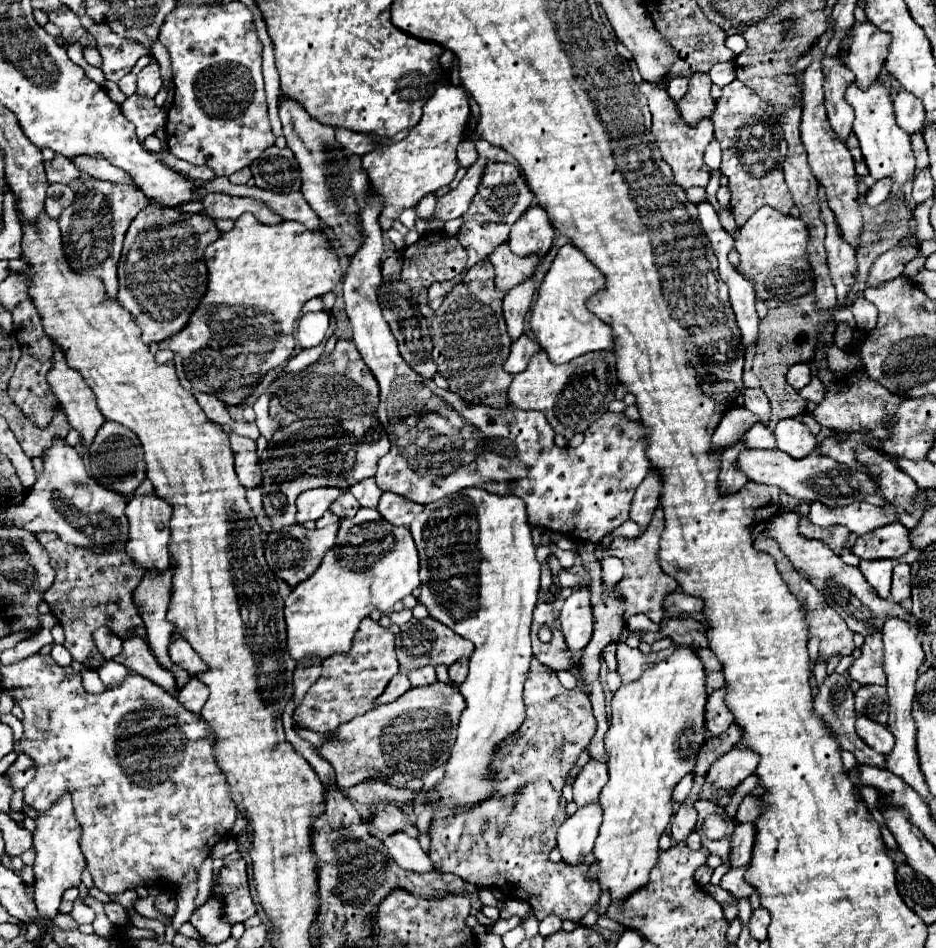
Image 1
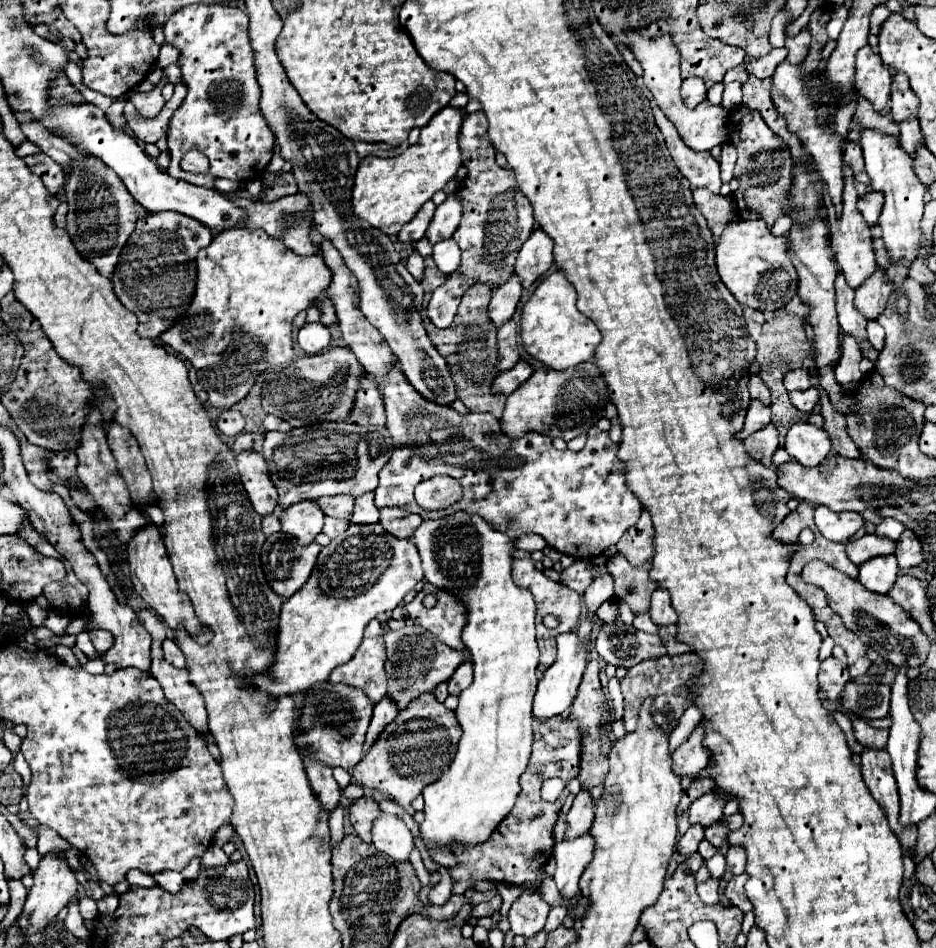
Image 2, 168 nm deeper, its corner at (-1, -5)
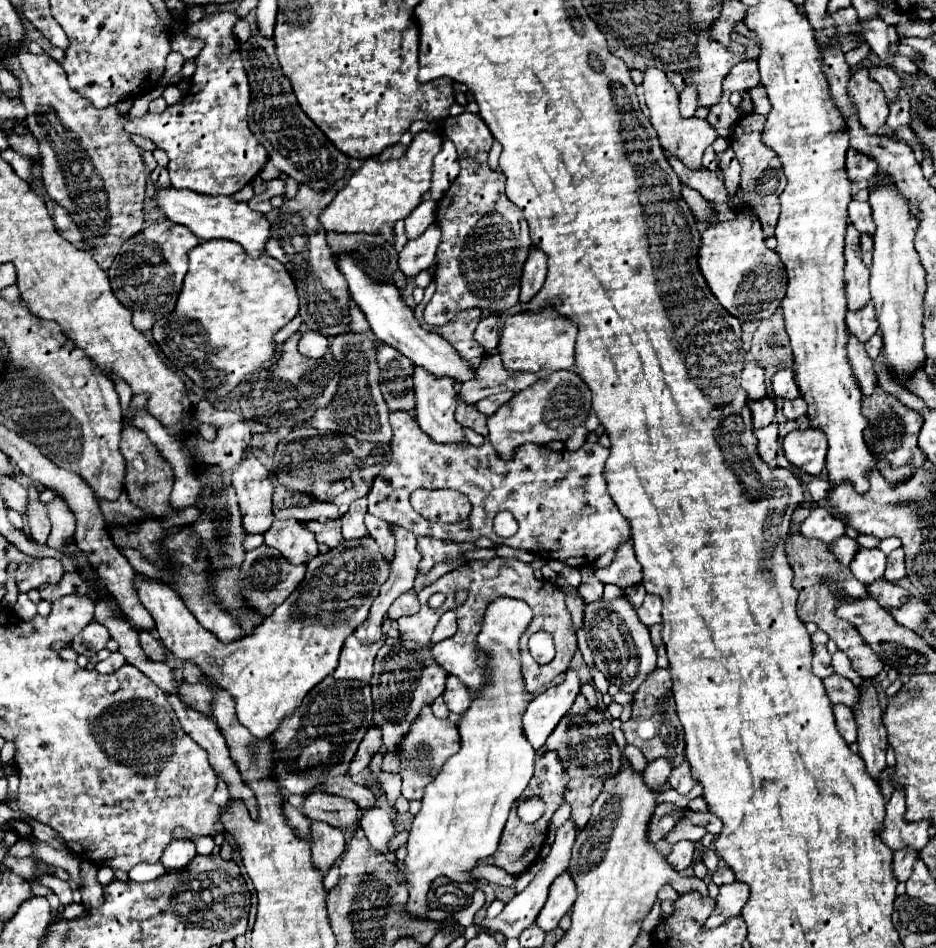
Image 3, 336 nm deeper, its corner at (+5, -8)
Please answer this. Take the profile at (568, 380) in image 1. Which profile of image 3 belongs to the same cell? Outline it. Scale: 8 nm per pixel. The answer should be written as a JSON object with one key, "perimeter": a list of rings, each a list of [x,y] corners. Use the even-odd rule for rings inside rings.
{"perimeter":[[[558,370],[552,372],[548,378],[538,380],[536,384],[520,390],[512,396],[508,404],[502,404],[490,418],[488,418],[488,438],[500,458],[510,458],[516,446],[526,442],[546,446],[552,440],[566,440],[572,432],[572,426],[584,426],[588,414],[592,410],[592,394],[590,388],[580,380],[576,372]]]}

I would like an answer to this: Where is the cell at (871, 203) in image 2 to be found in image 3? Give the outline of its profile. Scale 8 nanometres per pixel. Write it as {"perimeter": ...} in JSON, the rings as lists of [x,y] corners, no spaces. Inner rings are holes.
{"perimeter":[[[852,200],[848,206],[848,212],[850,212],[850,222],[858,228],[858,232],[874,234],[874,222],[872,222],[872,212],[868,202]]]}

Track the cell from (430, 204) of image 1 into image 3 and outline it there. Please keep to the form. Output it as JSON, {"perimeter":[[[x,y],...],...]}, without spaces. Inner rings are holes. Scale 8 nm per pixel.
{"perimeter":[[[428,200],[428,202],[422,202],[406,220],[406,238],[412,240],[412,238],[418,238],[420,232],[424,232],[432,222],[436,220],[436,202],[434,200]]]}

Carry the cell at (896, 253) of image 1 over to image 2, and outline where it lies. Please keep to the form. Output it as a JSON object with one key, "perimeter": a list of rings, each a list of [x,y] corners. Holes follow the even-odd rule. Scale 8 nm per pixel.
{"perimeter":[[[878,269],[870,279],[862,283],[862,287],[858,287],[854,307],[858,307],[858,311],[862,311],[868,321],[878,319],[878,315],[886,309],[890,293],[892,285],[884,283],[884,271]]]}

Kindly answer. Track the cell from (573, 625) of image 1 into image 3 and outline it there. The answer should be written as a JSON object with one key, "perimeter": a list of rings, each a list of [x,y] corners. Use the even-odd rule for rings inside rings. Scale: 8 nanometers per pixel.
{"perimeter":[[[568,668],[564,676],[566,678],[562,684],[550,686],[542,694],[538,694],[524,714],[524,734],[536,750],[544,746],[550,732],[558,726],[558,722],[572,708],[574,698],[578,696],[578,672],[574,668]]]}

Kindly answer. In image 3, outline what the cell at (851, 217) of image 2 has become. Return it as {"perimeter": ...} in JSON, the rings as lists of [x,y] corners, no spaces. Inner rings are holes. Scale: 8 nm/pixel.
{"perimeter":[[[848,224],[846,230],[846,246],[844,246],[846,266],[844,266],[844,290],[850,310],[858,310],[860,306],[866,306],[870,300],[870,288],[868,278],[870,270],[864,266],[860,256],[860,232],[854,228],[854,224]]]}

